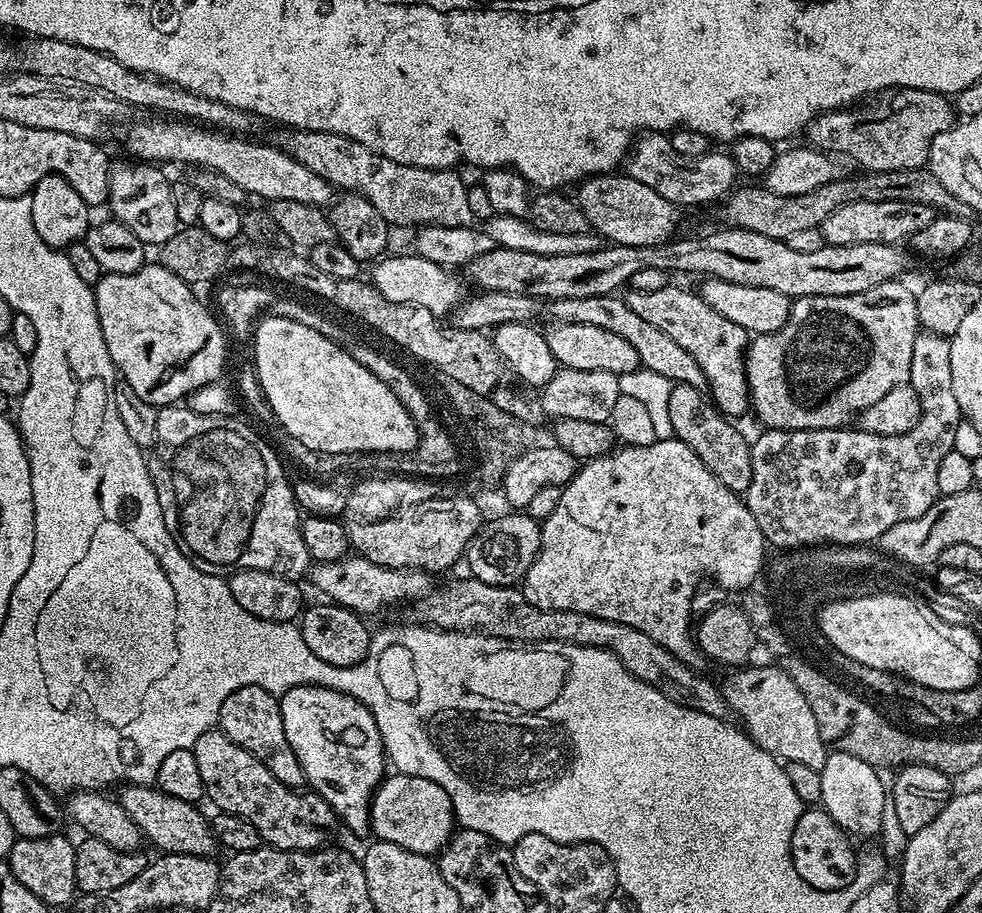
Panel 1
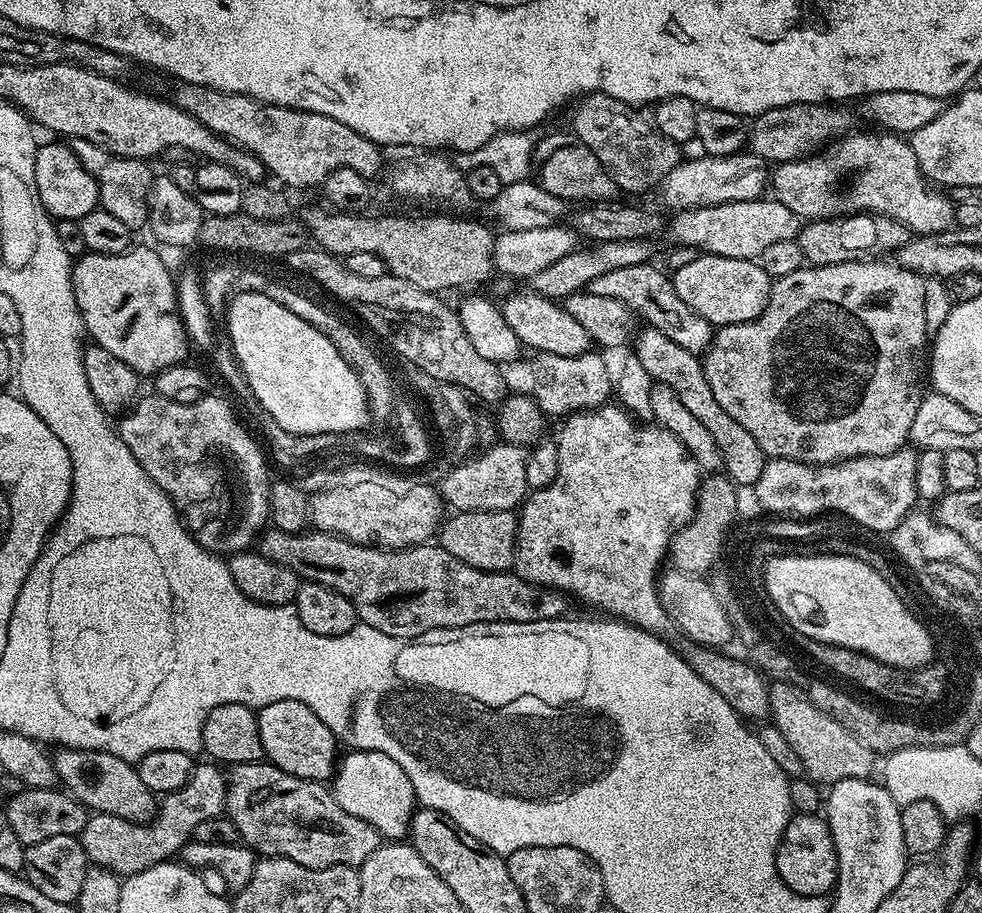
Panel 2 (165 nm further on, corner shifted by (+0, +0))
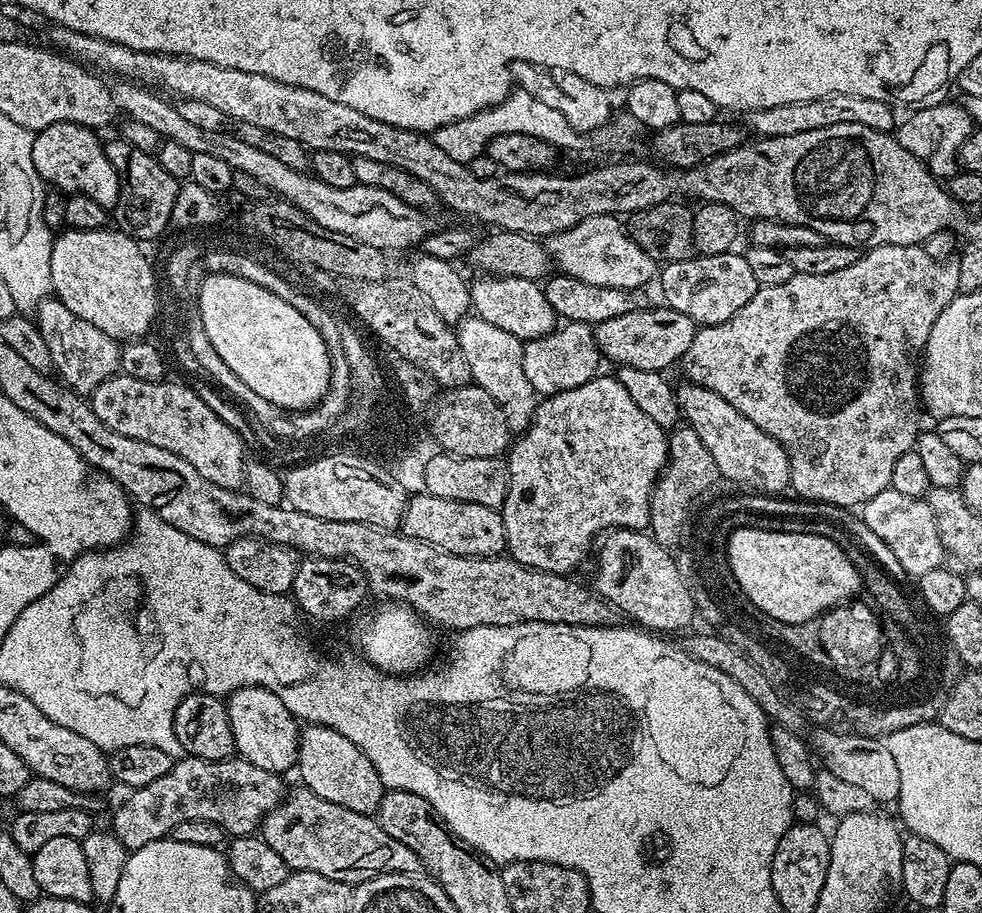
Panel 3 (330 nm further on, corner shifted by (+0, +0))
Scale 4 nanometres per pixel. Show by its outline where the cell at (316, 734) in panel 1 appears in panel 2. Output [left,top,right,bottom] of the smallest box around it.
[256,700,338,781]

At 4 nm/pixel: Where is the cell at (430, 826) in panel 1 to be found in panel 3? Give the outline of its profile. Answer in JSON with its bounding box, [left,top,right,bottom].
[299,724,386,816]

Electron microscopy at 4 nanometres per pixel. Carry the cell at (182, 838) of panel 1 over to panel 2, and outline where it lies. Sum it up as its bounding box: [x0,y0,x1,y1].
[52,747,157,824]

